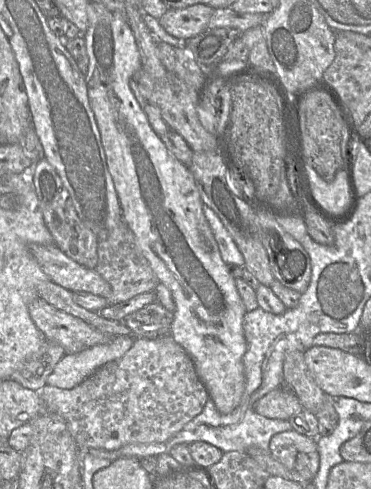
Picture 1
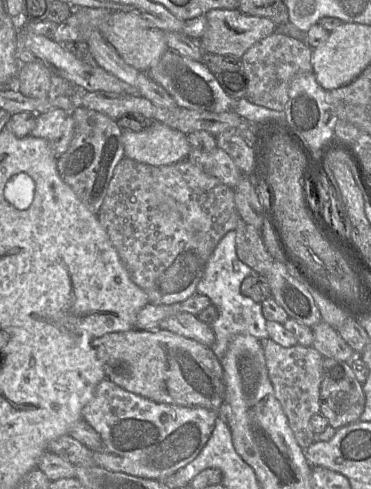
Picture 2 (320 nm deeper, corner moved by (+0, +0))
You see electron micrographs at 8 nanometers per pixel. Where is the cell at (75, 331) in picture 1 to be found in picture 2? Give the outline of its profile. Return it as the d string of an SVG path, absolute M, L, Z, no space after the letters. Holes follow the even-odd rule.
M133 329L108 333L94 338L91 346L103 364L106 379L121 388L158 403L202 407L220 413L226 390L223 368L221 360L209 347L165 329L157 332Z

